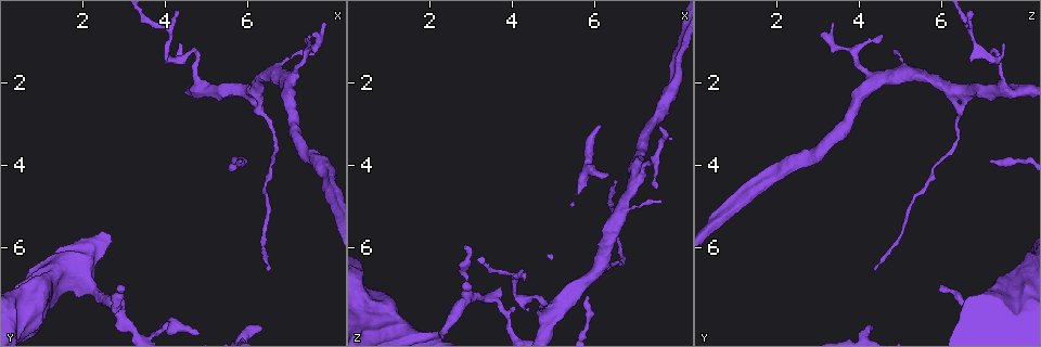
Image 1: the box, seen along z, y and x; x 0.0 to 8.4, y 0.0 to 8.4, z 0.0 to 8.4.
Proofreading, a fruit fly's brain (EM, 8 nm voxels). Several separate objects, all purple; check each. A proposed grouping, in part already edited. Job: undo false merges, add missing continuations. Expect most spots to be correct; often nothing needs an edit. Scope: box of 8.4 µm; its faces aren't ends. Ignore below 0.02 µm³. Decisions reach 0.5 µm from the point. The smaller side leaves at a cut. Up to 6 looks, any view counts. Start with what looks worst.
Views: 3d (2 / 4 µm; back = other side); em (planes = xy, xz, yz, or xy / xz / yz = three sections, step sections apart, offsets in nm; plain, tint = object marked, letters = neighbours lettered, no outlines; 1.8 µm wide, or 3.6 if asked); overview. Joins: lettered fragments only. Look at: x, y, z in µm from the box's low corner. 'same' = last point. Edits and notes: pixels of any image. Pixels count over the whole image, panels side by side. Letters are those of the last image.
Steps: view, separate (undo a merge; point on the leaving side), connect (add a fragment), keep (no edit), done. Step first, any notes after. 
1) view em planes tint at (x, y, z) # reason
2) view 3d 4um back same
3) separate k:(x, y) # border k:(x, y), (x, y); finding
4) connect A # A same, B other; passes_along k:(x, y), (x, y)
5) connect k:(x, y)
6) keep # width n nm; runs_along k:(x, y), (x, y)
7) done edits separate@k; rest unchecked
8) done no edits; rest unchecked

view em planes letters at (4.65, 1.20, 7.25) # abrupt turn

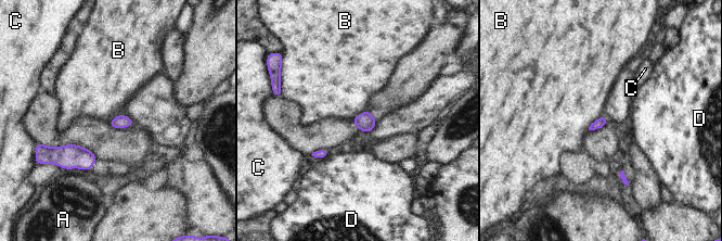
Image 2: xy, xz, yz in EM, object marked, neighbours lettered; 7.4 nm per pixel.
keep # width 80 nm; A other, B other, C other, D other; border 2:(366, 110), (358, 113), (351, 122); all the same neuron

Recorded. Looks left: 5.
view 3d 2um at (7.55, 1.30, 4.85) # branch stops here

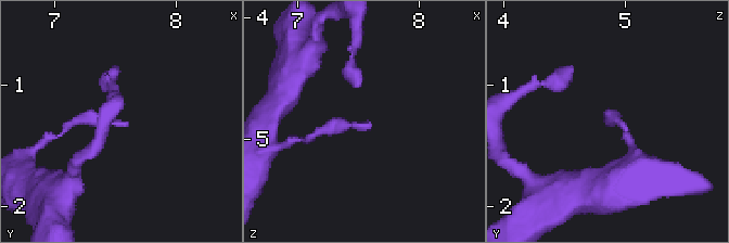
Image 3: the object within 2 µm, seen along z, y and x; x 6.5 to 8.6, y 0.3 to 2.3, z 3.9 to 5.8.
view em planes letters at (7.60, 1.32, 4.86)

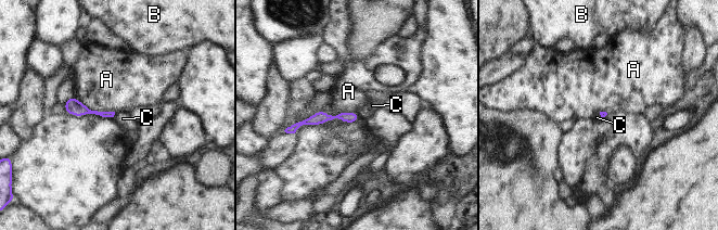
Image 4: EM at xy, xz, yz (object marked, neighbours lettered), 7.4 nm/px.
keep # A other, B other, C other; none of them fits

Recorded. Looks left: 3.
done no edits; rest unchecked

